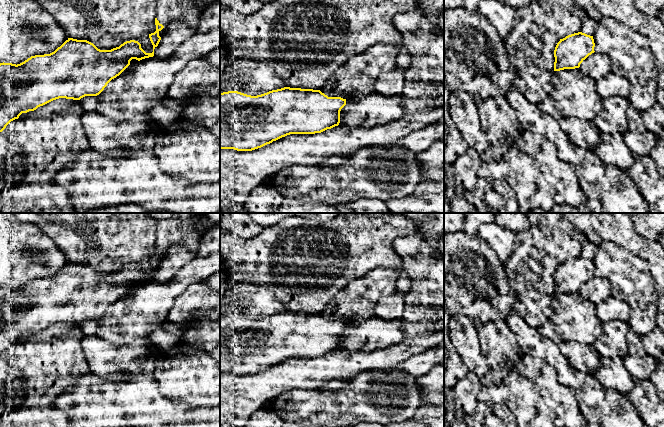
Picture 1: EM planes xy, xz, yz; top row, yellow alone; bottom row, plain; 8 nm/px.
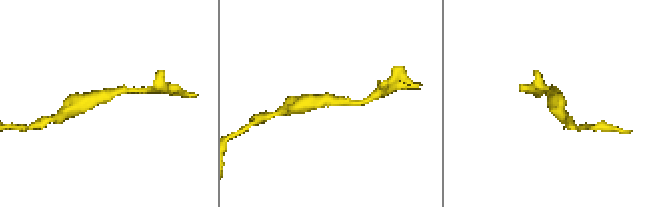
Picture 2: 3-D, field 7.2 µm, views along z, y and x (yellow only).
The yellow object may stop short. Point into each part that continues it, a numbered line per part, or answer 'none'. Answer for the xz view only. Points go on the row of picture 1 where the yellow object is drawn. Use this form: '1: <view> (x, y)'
none

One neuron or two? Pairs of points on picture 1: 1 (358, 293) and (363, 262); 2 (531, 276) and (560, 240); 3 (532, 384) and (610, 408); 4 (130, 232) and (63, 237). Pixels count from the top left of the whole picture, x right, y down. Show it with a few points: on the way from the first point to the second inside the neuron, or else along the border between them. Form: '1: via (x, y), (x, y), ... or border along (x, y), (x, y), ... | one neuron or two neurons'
1: border along (383, 266), (370, 269), (351, 279), (341, 288) | two neurons
2: via (536, 266), (536, 261), (550, 247) | one neuron
3: border along (558, 381), (572, 389), (580, 413), (583, 416) | two neurons
4: via (113, 236), (80, 237) | one neuron

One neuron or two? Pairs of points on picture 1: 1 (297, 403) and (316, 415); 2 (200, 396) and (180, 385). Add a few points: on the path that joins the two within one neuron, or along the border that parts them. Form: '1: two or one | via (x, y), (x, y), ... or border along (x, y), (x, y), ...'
1: one | via (302, 406), (307, 406), (311, 410)
2: one | via (195, 391), (189, 385), (185, 385)

